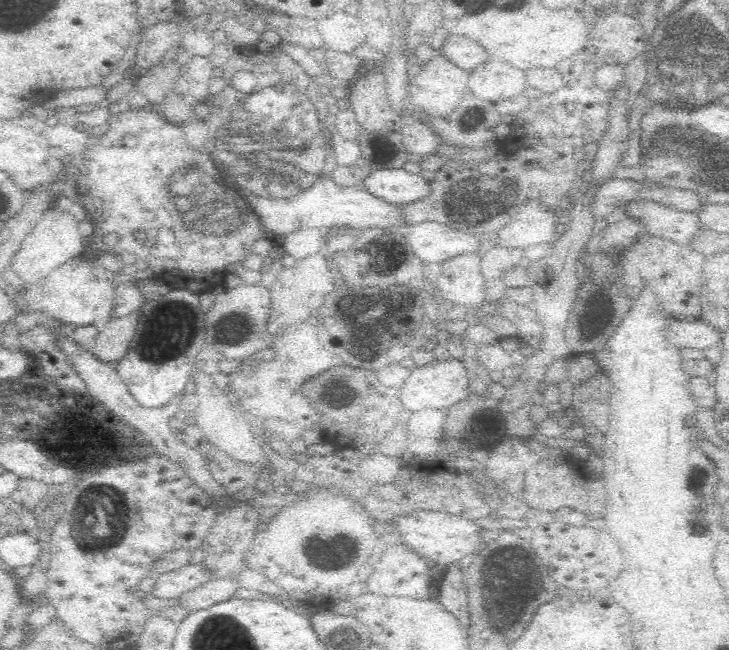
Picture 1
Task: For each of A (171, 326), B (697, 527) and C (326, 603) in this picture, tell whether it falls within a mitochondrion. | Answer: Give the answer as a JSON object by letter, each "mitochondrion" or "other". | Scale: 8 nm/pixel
{"A":"mitochondrion","B":"other","C":"other"}

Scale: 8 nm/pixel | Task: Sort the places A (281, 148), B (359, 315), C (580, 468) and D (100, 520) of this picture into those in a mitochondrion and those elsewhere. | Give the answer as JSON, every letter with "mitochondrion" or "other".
{"A":"mitochondrion","B":"mitochondrion","C":"other","D":"mitochondrion"}

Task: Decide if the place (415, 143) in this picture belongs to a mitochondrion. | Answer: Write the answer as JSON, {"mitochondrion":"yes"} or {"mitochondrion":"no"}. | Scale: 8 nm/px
{"mitochondrion":"no"}

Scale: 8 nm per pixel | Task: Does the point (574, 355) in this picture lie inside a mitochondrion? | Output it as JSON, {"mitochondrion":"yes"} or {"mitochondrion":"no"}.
{"mitochondrion":"no"}

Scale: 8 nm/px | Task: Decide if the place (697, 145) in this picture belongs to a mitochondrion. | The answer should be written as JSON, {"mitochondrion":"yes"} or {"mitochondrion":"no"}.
{"mitochondrion":"yes"}

